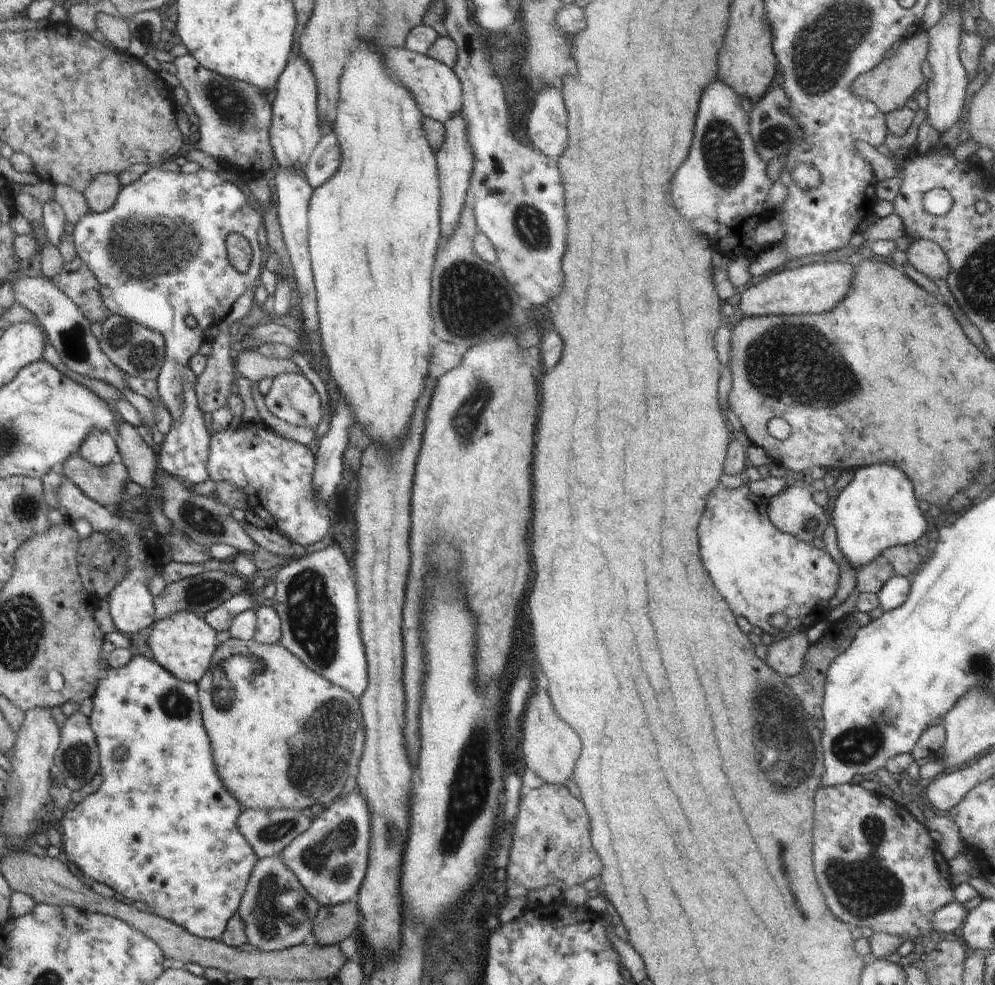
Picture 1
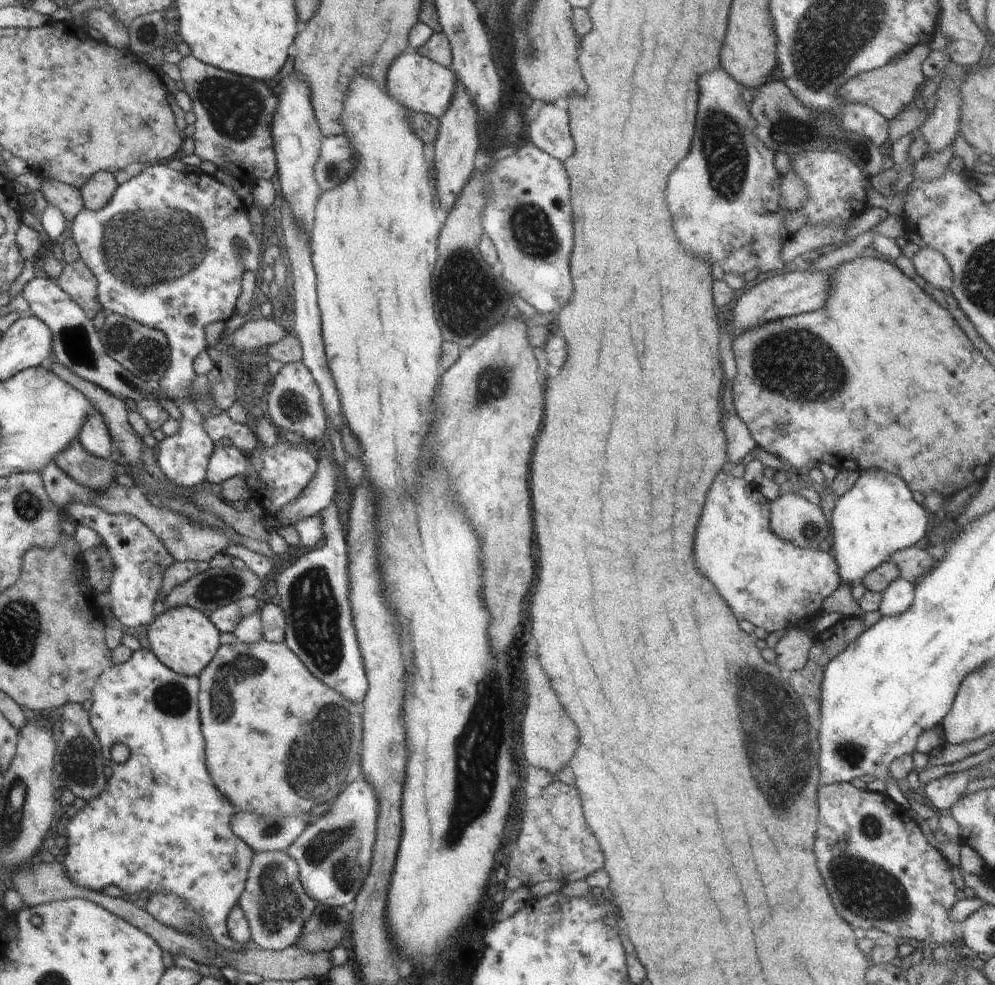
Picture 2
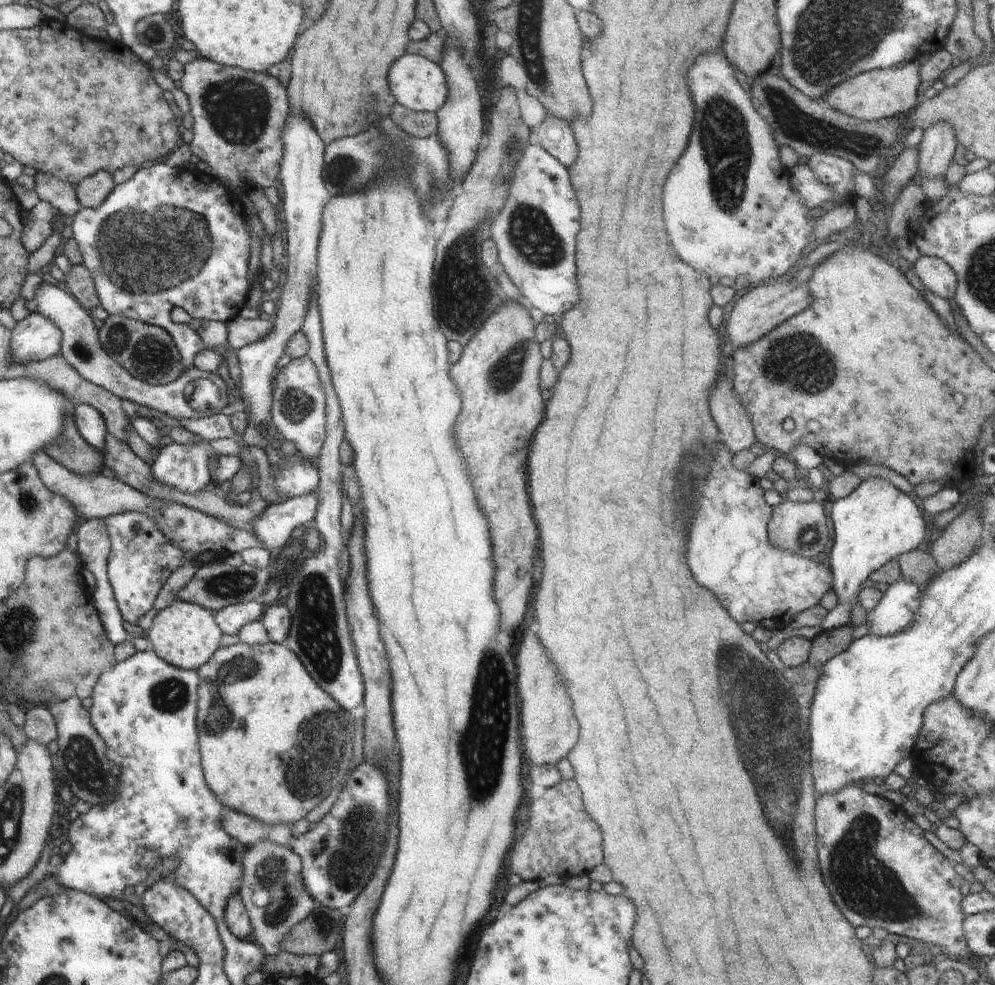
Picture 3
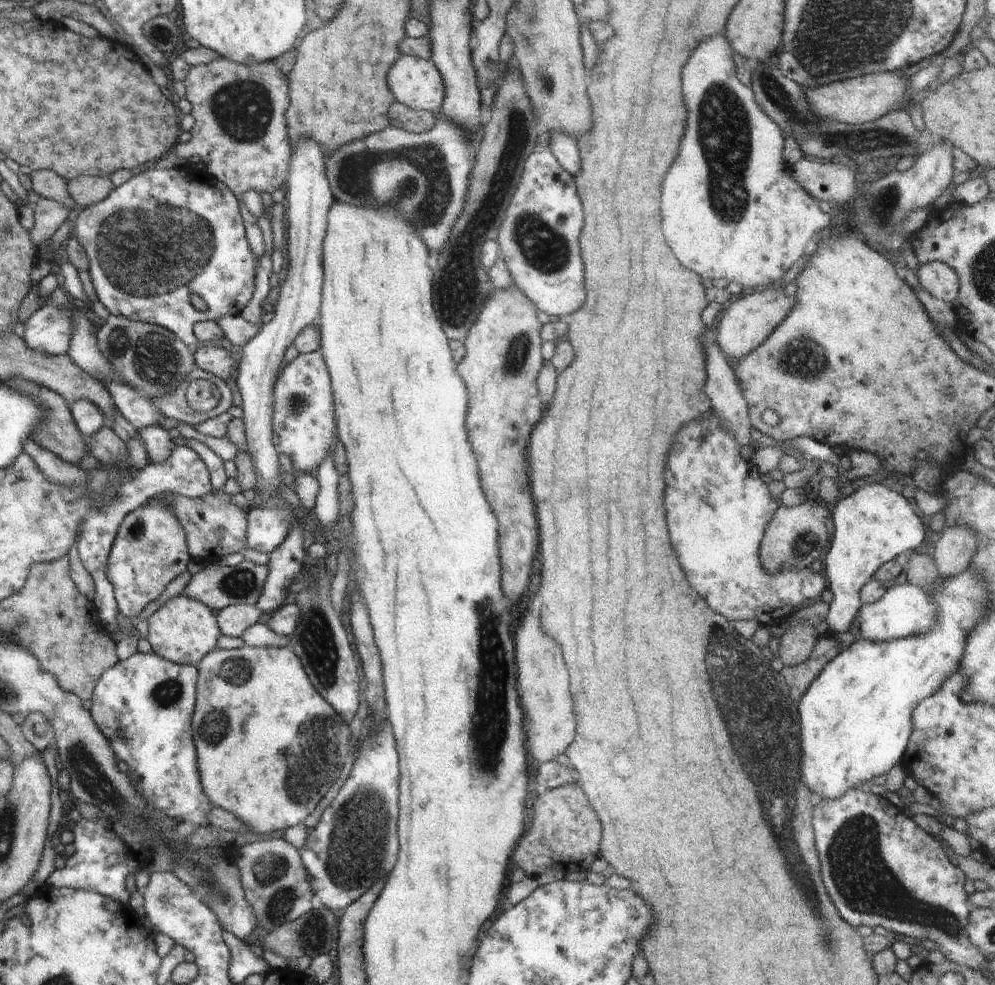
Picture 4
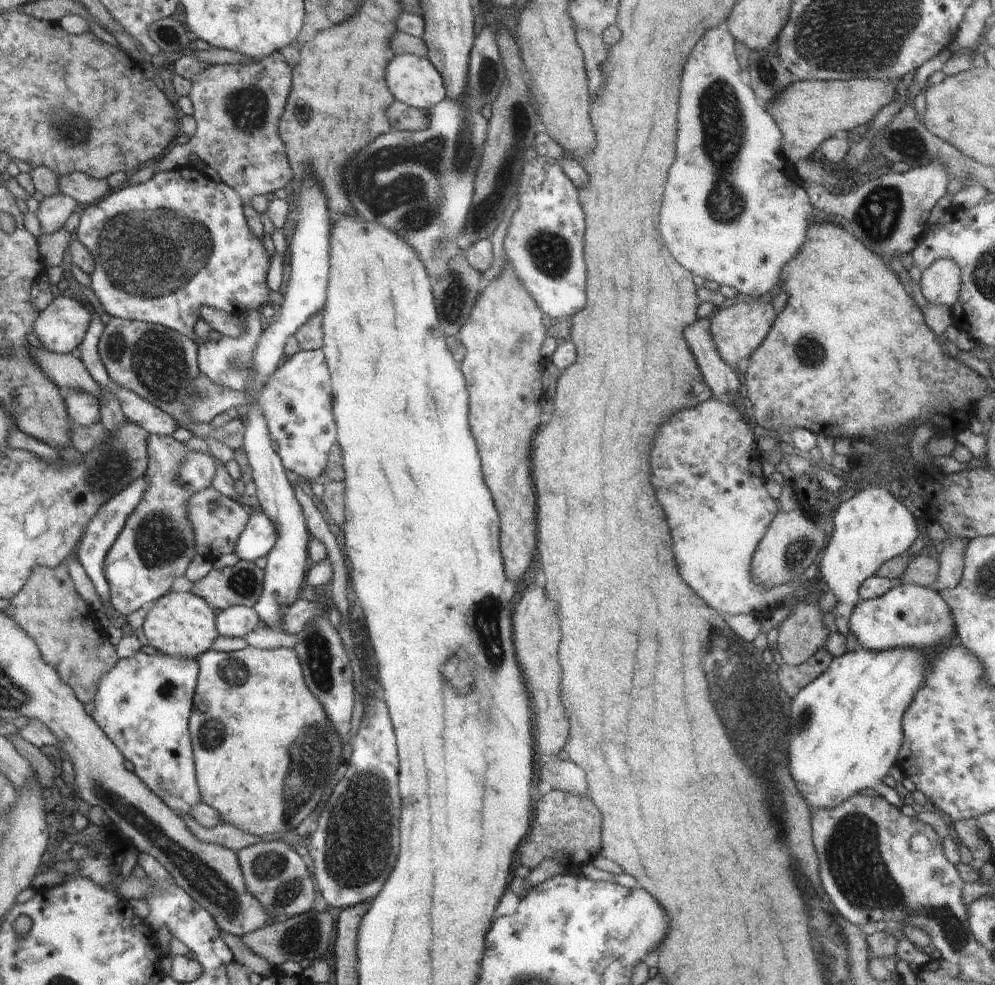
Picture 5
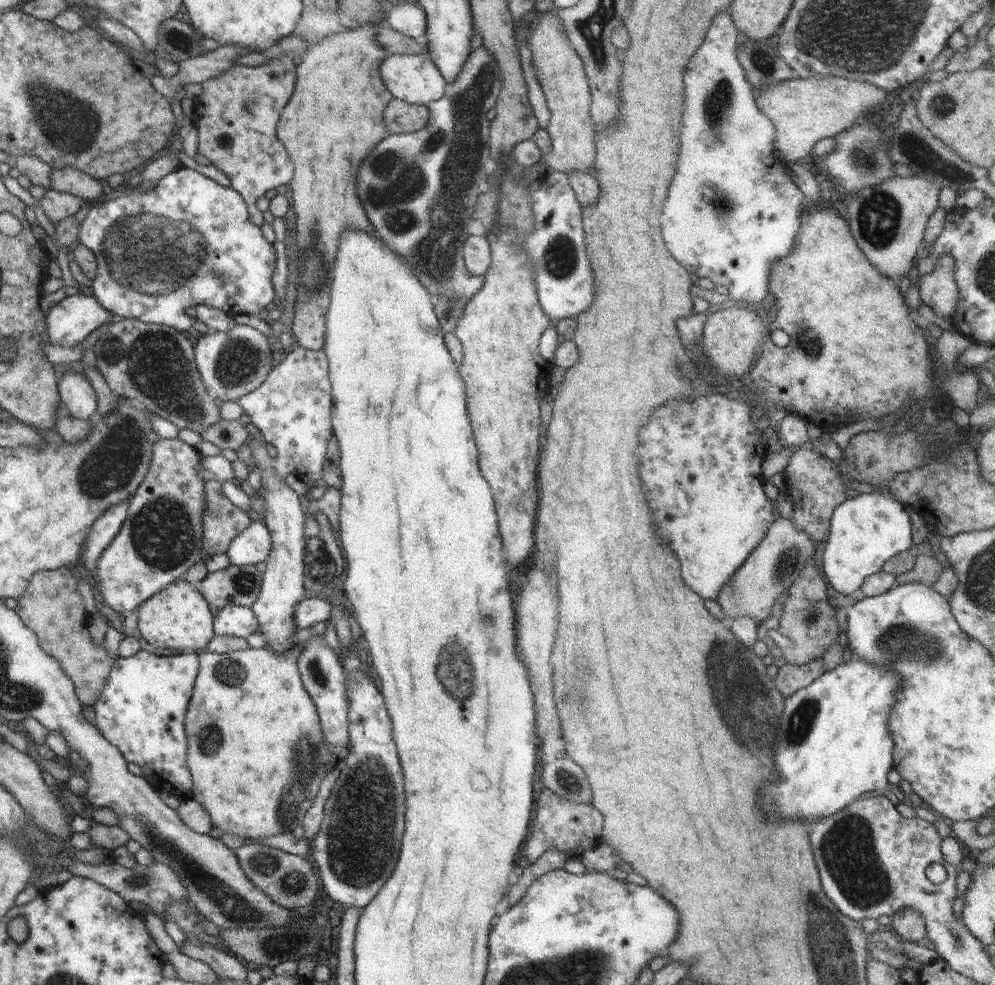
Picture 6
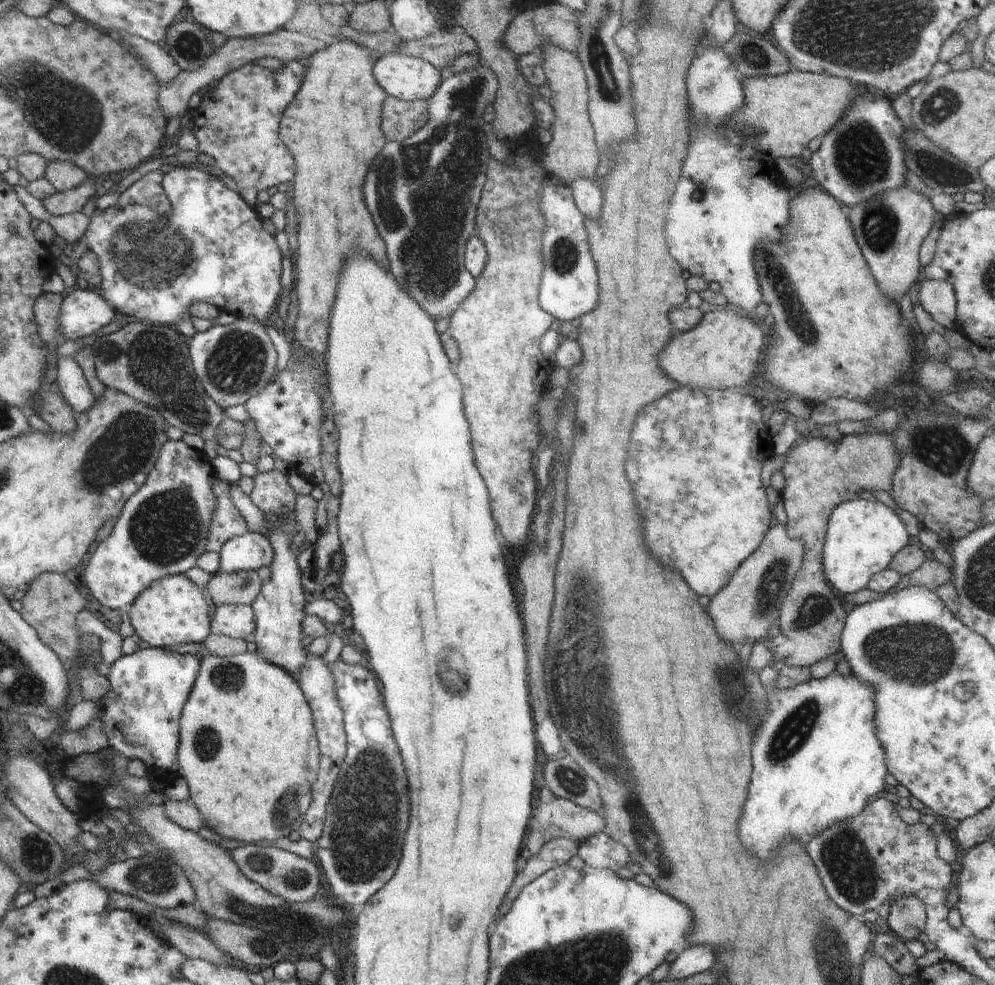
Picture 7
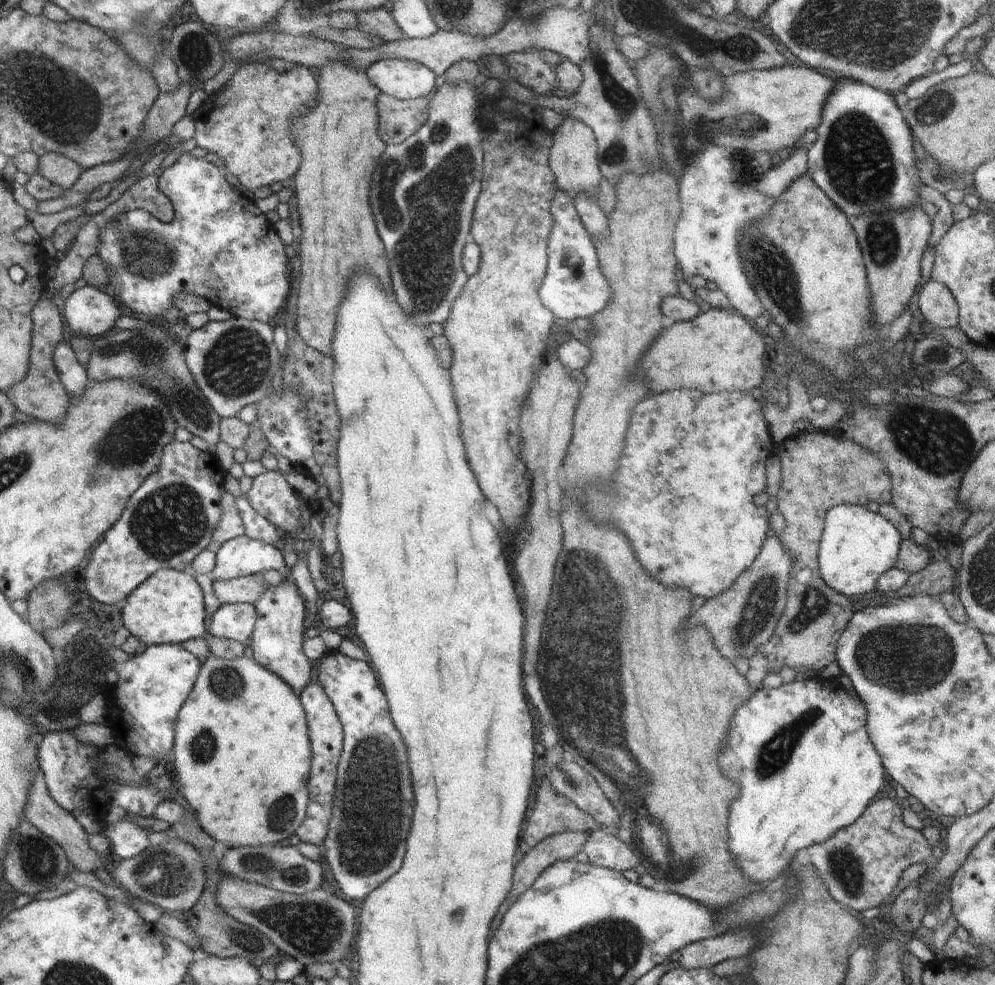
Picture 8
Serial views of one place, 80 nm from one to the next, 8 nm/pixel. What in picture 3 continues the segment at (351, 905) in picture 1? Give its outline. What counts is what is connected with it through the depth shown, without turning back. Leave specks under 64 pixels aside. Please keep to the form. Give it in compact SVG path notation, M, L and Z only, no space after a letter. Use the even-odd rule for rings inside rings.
M321 906L318 912L310 912L298 923L285 939L281 940L281 950L298 956L324 954L338 950L343 922L341 912Z

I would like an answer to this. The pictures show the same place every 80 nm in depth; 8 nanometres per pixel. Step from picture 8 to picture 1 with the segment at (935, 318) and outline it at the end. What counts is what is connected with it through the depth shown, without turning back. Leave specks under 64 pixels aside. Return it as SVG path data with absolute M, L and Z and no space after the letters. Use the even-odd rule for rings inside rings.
M924 239L910 240L909 243L906 252L909 264L934 282L947 278L950 272L949 260L938 244Z

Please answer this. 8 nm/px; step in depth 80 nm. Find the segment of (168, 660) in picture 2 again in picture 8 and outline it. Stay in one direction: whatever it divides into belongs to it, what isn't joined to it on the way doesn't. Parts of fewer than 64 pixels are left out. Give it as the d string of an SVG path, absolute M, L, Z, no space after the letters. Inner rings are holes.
M162 568L129 596L121 611L128 632L146 645L181 644L204 632L202 590L188 572Z

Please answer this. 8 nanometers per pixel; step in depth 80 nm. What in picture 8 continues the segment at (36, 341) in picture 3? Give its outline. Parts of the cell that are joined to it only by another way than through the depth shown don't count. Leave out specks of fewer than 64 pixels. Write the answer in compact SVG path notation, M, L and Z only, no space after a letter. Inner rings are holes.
M92 285L78 287L61 303L67 334L80 333L87 339L106 335L122 316L120 302Z

